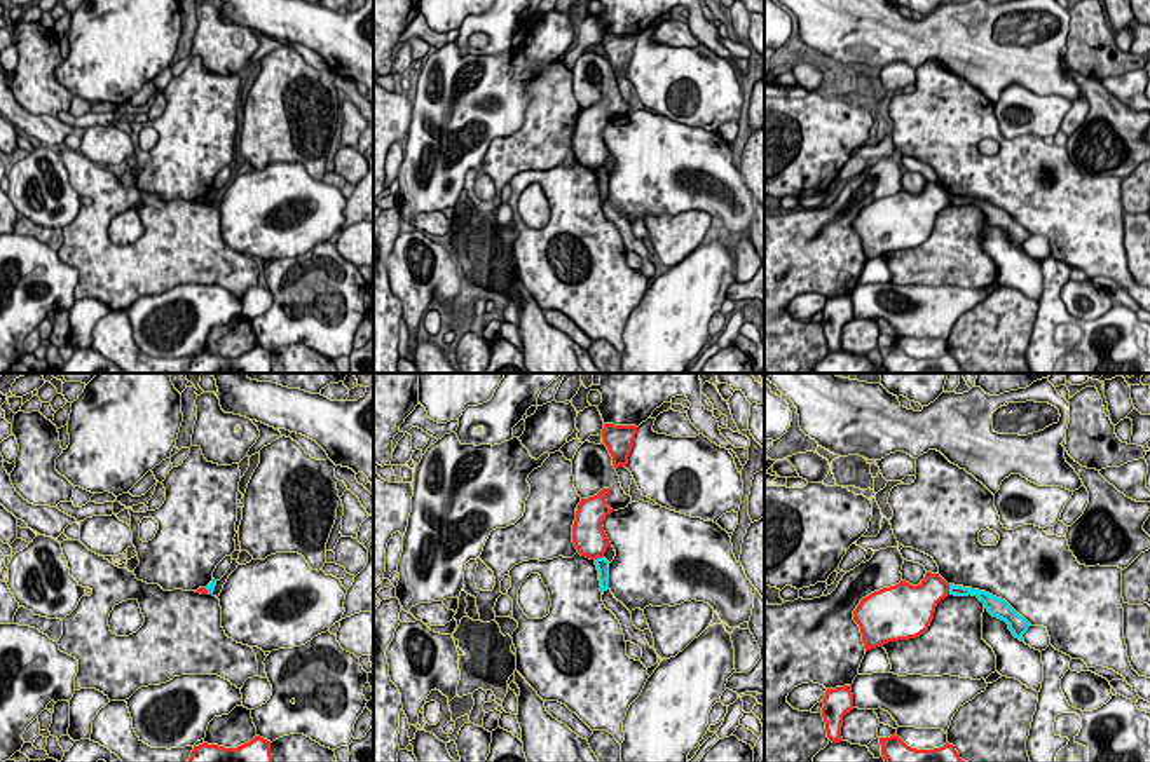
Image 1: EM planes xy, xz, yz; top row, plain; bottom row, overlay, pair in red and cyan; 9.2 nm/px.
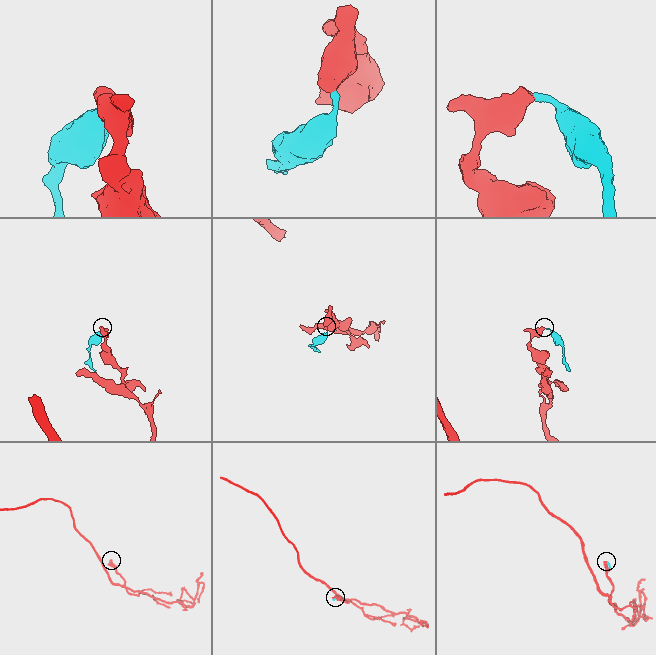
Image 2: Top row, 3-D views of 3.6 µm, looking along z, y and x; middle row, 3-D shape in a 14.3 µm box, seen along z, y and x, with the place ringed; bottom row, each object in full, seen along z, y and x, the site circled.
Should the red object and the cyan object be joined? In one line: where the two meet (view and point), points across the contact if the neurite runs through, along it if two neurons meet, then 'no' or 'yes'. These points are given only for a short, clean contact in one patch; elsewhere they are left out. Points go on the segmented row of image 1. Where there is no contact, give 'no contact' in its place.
meets red in yz at (948, 590); border along yz (948, 585), (950, 593); no

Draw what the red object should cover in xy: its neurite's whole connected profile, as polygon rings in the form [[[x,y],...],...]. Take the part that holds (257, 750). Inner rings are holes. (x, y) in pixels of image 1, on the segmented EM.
[[[255,736],[237,748],[202,743],[194,746],[187,762],[272,762],[270,741]]]

